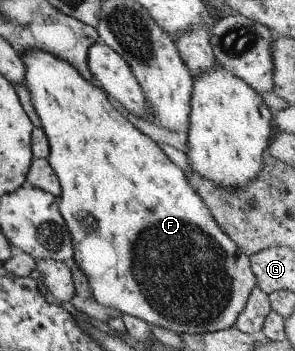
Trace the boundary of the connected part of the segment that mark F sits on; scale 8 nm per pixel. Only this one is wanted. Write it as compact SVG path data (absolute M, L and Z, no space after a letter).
M27 49L20 54L24 68L24 86L30 95L31 106L40 122L40 129L48 142L49 166L60 184L57 206L61 218L68 228L73 248L73 261L87 277L93 298L103 306L118 310L120 316L128 314L144 320L149 326L162 326L175 334L195 334L218 331L234 324L240 310L243 310L249 291L254 287L255 277L249 268L248 256L217 226L208 213L203 201L194 193L184 172L177 167L147 135L141 134L118 110L96 84L90 83L71 66L70 62L39 49Z

